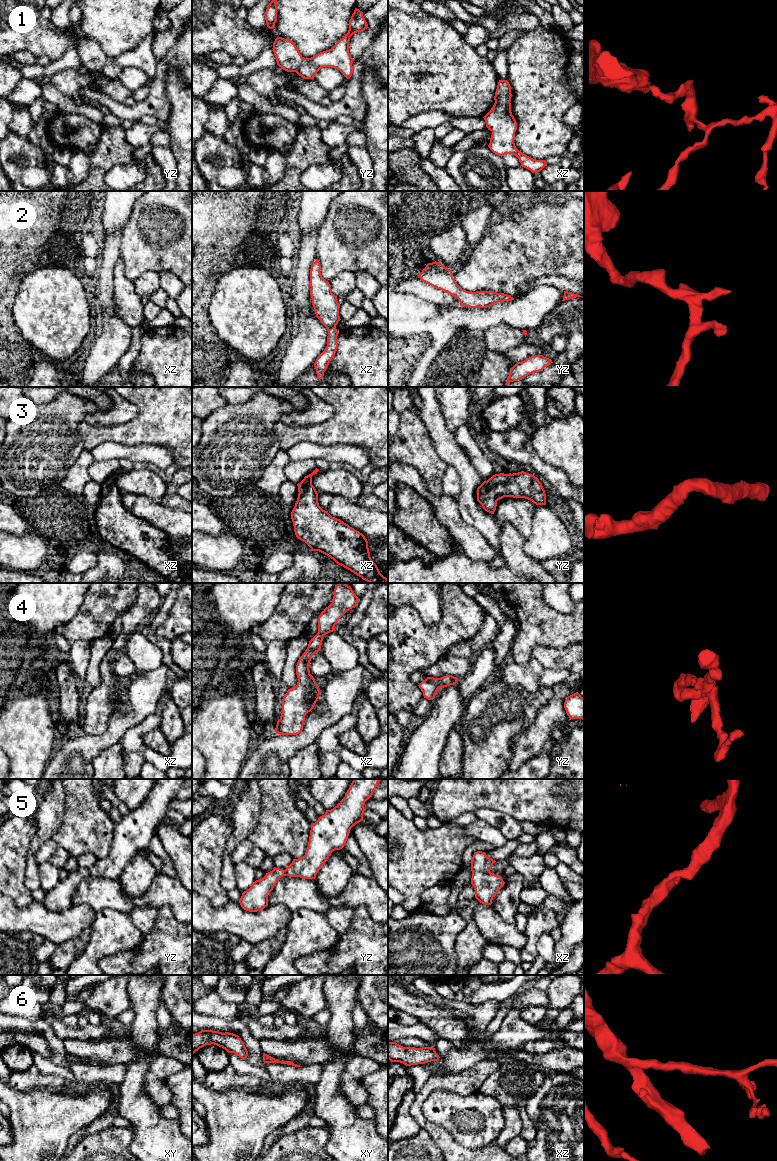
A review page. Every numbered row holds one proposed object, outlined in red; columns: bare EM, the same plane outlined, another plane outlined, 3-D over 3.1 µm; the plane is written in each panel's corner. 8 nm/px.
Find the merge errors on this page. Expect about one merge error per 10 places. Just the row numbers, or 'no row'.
no row

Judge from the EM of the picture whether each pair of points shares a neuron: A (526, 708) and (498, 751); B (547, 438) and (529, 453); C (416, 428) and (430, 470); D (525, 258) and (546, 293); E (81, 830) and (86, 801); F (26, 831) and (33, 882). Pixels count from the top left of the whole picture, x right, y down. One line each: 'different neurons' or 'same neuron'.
A: same neuron
B: different neurons
C: same neuron
D: different neurons
E: same neuron
F: different neurons

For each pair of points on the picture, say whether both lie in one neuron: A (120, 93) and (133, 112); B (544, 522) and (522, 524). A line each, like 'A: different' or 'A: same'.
A: different
B: different

